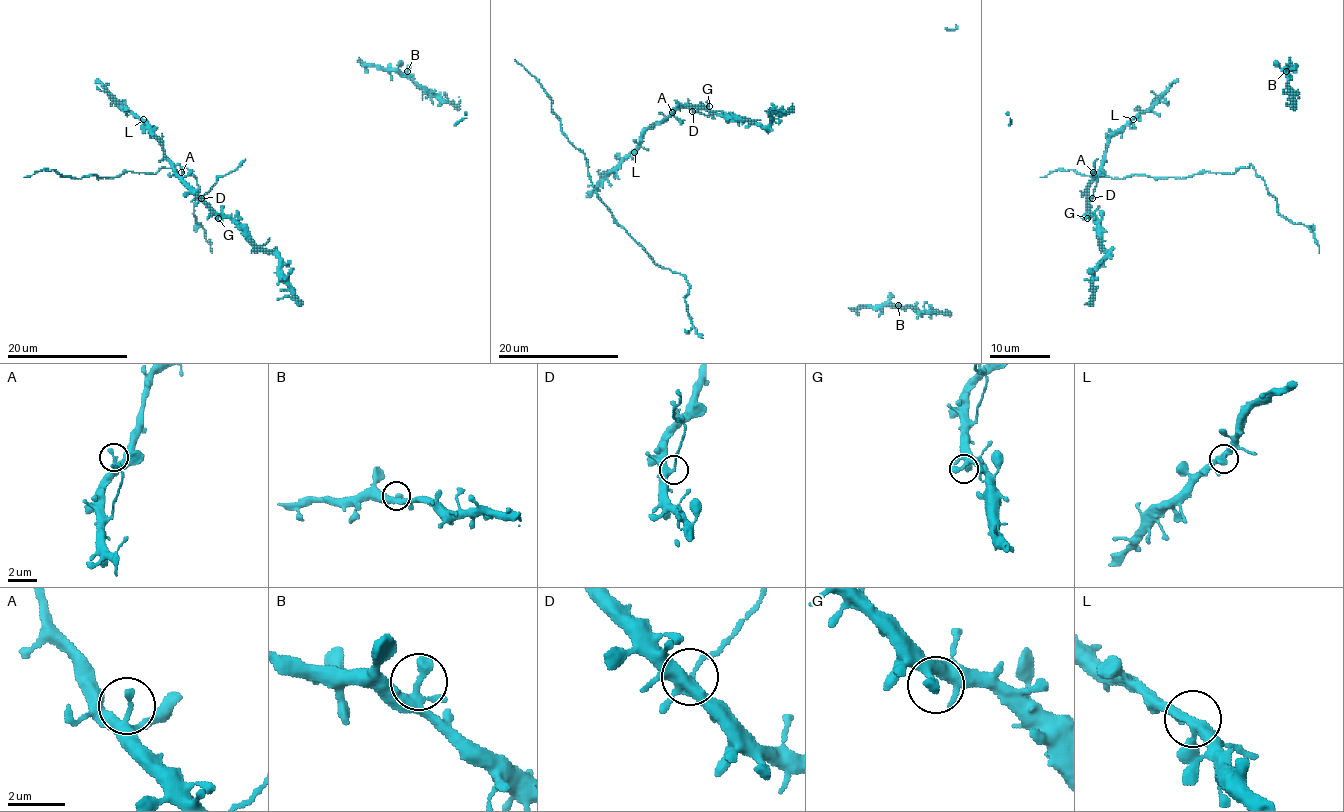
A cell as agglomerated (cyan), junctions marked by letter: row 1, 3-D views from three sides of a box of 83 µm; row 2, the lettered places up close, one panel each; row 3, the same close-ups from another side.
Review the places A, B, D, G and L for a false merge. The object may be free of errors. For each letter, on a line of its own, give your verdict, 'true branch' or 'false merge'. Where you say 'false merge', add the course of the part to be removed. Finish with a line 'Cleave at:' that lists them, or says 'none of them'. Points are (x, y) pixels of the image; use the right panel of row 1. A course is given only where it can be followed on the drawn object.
A: true branch
B: true branch
D: false merge; course (1092, 198), (1096, 180), (1092, 172), (1098, 159)
G: true branch
L: true branch
Cleave at: D

